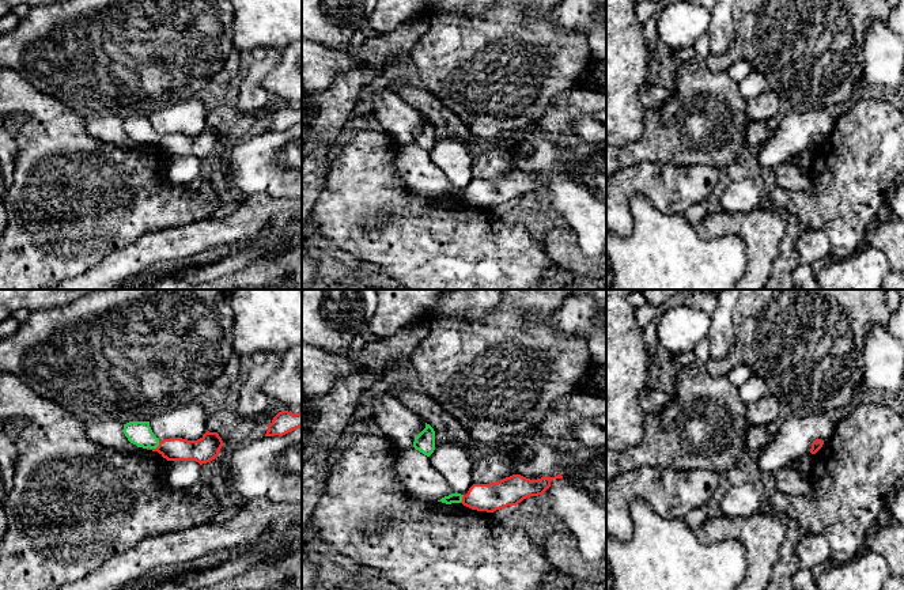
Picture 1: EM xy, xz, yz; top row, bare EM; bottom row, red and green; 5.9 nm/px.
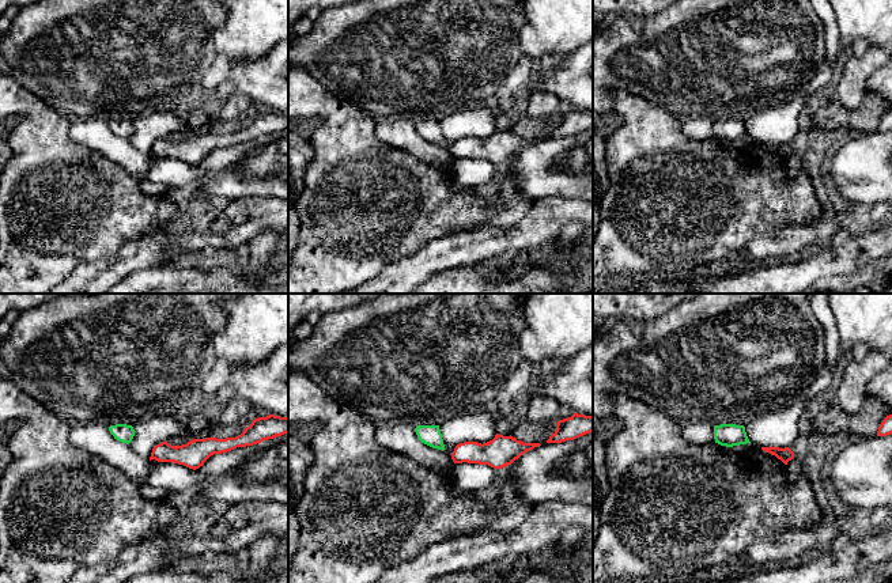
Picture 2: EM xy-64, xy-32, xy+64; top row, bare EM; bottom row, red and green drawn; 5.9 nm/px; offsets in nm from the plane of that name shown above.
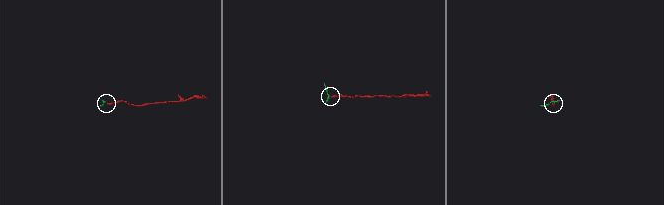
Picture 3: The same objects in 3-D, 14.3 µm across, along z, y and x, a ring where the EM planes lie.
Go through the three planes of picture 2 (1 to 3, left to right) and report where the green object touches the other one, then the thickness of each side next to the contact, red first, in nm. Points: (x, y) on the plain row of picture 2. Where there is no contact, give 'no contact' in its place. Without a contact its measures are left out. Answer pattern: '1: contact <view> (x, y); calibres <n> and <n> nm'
1: no contact
2: no contact
3: no contact

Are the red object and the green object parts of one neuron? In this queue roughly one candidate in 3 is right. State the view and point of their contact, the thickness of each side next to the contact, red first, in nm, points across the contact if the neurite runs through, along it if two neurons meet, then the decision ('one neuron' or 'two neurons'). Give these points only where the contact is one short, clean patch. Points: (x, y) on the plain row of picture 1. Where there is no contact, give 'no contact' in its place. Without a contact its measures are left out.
contact xy (154, 144); calibres 140 and 140 nm; way xy (176, 144), (154, 144), (139, 128); one neuron

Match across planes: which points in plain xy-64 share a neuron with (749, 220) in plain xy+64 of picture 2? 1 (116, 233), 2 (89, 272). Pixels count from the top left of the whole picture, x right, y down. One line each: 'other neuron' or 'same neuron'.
1: same neuron
2: other neuron

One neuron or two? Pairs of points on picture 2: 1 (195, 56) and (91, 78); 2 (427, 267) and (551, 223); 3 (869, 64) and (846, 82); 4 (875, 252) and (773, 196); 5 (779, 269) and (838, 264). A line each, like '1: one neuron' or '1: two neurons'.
1: one neuron
2: one neuron
3: one neuron
4: two neurons
5: one neuron

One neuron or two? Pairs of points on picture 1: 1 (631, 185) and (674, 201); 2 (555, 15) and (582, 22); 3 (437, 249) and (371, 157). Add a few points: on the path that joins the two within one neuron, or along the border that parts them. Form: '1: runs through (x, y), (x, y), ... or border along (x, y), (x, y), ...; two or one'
1: runs through (642, 185), (658, 185), (664, 191); one
2: runs through (562, 15), (575, 15); one
3: runs through (413, 226), (371, 180); one

